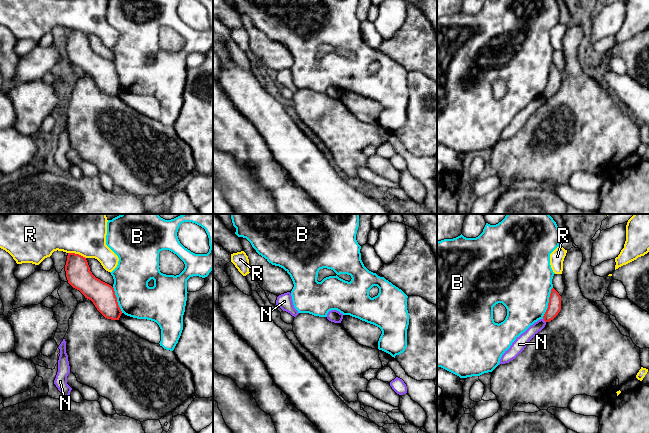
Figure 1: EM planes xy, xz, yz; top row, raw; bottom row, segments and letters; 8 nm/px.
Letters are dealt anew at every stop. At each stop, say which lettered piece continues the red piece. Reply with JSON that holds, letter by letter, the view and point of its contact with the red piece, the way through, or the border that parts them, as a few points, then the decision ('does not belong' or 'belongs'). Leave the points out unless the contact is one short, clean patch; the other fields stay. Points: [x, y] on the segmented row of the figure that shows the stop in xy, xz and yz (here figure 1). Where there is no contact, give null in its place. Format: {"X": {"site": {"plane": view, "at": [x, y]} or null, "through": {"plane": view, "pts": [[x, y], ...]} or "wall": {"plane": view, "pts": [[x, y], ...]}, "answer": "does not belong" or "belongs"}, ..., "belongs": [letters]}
{"B": {"site": {"plane": "yz", "at": [548, 303]}, "answer": "does not belong"}, "N": {"site": {"plane": "yz", "at": [544, 320]}, "wall": {"plane": "yz", "pts": [[543, 318], [545, 322]]}, "answer": "does not belong"}, "R": {"site": {"plane": "xy", "at": [77, 254]}, "answer": "does not belong"}, "belongs": []}

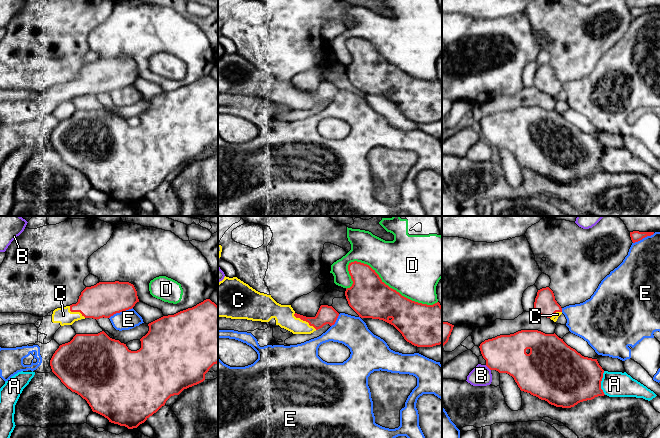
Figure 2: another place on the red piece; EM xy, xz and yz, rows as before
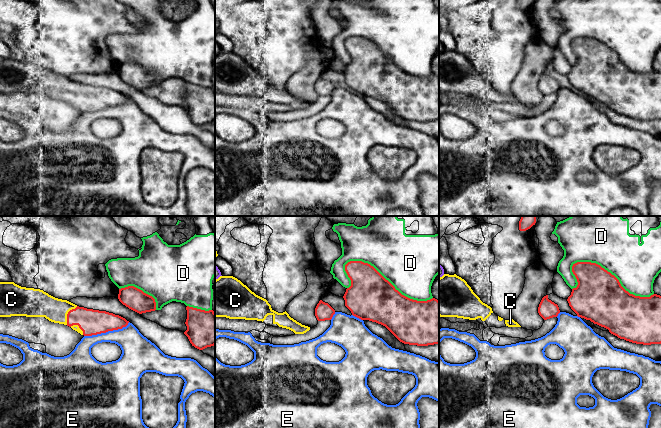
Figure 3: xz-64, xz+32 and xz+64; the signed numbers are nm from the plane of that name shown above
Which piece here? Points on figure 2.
{"A": {"site": {"plane": "yz", "at": [600, 383]}, "answer": "does not belong"}, "B": {"site": {"plane": "yz", "at": [488, 367]}, "answer": "does not belong"}, "C": {"site": {"plane": "xz", "at": [305, 320]}, "through": {"plane": "xz", "pts": [[326, 314], [319, 320], [305, 320], [290, 320], [284, 314]]}, "answer": "belongs"}, "D": {"site": {"plane": "xz", "at": [391, 288]}, "answer": "does not belong"}, "E": {"site": {"plane": "xy", "at": [120, 311]}, "answer": "does not belong"}, "belongs": ["C"]}

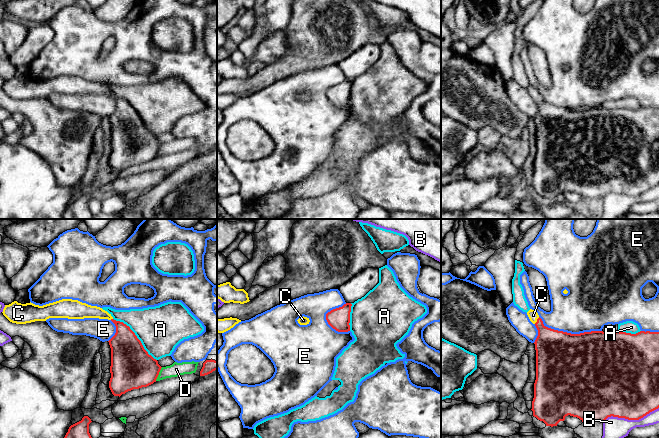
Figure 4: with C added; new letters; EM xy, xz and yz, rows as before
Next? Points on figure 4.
{"A": {"site": {"plane": "xy", "at": [136, 336]}, "answer": "does not belong"}, "B": {"site": {"plane": "yz", "at": [630, 419]}, "answer": "does not belong"}, "C": {"site": {"plane": "yz", "at": [537, 320]}, "through": {"plane": "yz", "pts": [[552, 347], [537, 320], [533, 315]]}, "answer": "belongs"}, "D": {"site": {"plane": "xy", "at": [158, 374]}, "answer": "does not belong"}, "E": {"site": {"plane": "yz", "at": [569, 333]}, "answer": "does not belong"}, "belongs": ["C"]}

